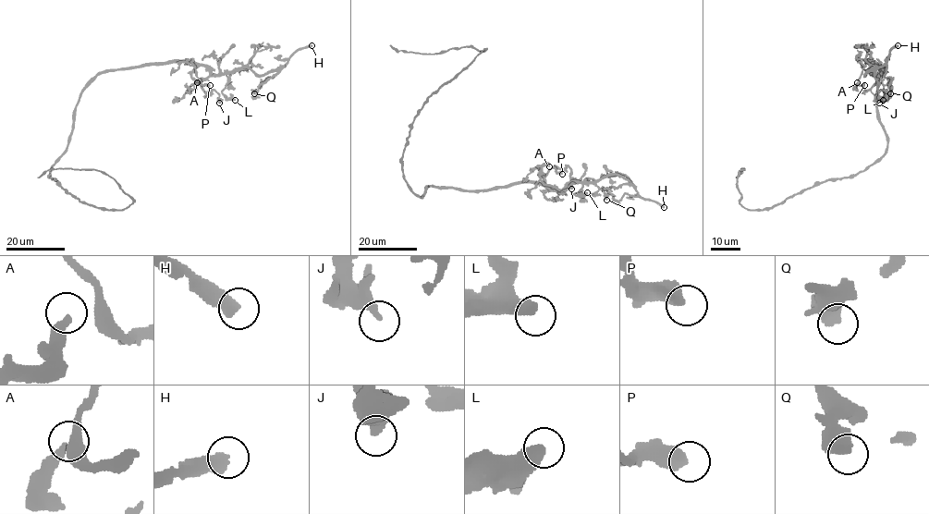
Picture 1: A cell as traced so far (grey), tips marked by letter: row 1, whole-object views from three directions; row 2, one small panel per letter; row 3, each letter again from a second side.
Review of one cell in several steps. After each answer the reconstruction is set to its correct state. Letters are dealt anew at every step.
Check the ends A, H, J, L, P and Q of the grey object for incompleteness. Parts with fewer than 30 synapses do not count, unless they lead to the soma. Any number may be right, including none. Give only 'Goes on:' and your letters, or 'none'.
Goes on: H

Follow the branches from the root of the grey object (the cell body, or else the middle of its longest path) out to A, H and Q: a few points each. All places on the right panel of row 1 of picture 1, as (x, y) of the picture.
A: (886, 138), (876, 105), (880, 68), (873, 61), (883, 67), (866, 91), (859, 91), (857, 82)
H: (886, 138), (876, 105), (880, 68), (873, 61), (882, 67), (865, 75), (898, 45)
Q: (886, 138), (873, 61), (882, 71), (865, 75), (873, 71), (877, 89), (890, 93)

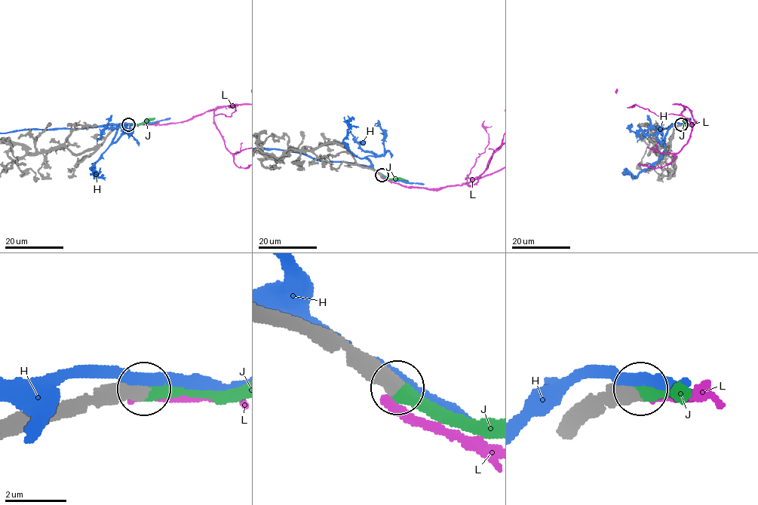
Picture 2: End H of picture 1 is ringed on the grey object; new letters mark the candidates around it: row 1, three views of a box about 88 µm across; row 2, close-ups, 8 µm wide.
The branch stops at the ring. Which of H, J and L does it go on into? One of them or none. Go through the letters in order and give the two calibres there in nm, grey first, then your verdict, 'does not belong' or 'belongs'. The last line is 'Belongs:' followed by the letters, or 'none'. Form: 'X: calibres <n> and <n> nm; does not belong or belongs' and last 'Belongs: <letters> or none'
H: calibres 700 and 280 nm; does not belong
J: calibres 550 and 550 nm; belongs
L: calibres 550 and 400 nm; does not belong
Belongs: J

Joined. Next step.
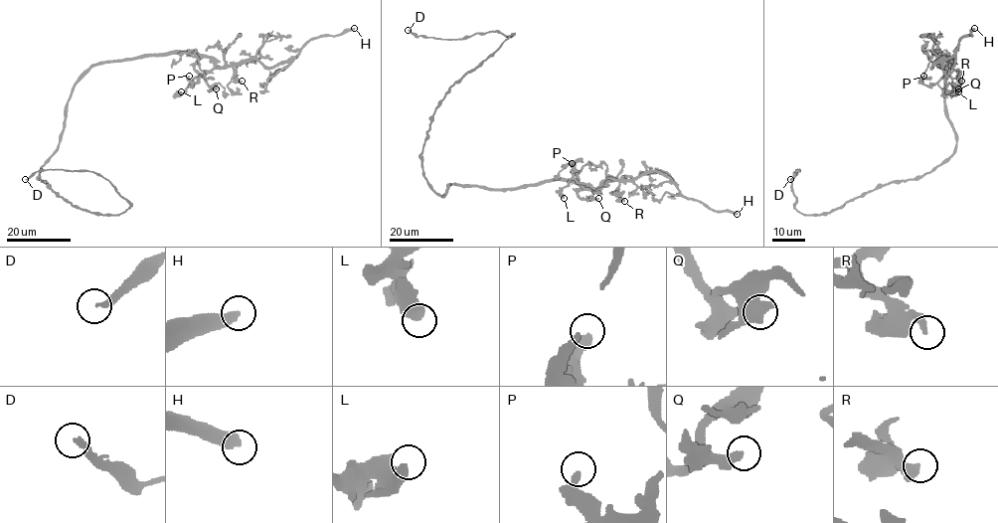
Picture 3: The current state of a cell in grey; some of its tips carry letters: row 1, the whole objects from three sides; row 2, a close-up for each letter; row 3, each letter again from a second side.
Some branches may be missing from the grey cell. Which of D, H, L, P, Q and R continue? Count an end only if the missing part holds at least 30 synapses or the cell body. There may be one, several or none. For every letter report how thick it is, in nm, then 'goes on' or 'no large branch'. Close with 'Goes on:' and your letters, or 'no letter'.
D: 240 nm | no large branch
H: 480 nm | goes on
L: 500 nm | no large branch
P: 360 nm | no large branch
Q: 300 nm | no large branch
R: 280 nm | no large branch
Goes on: H

